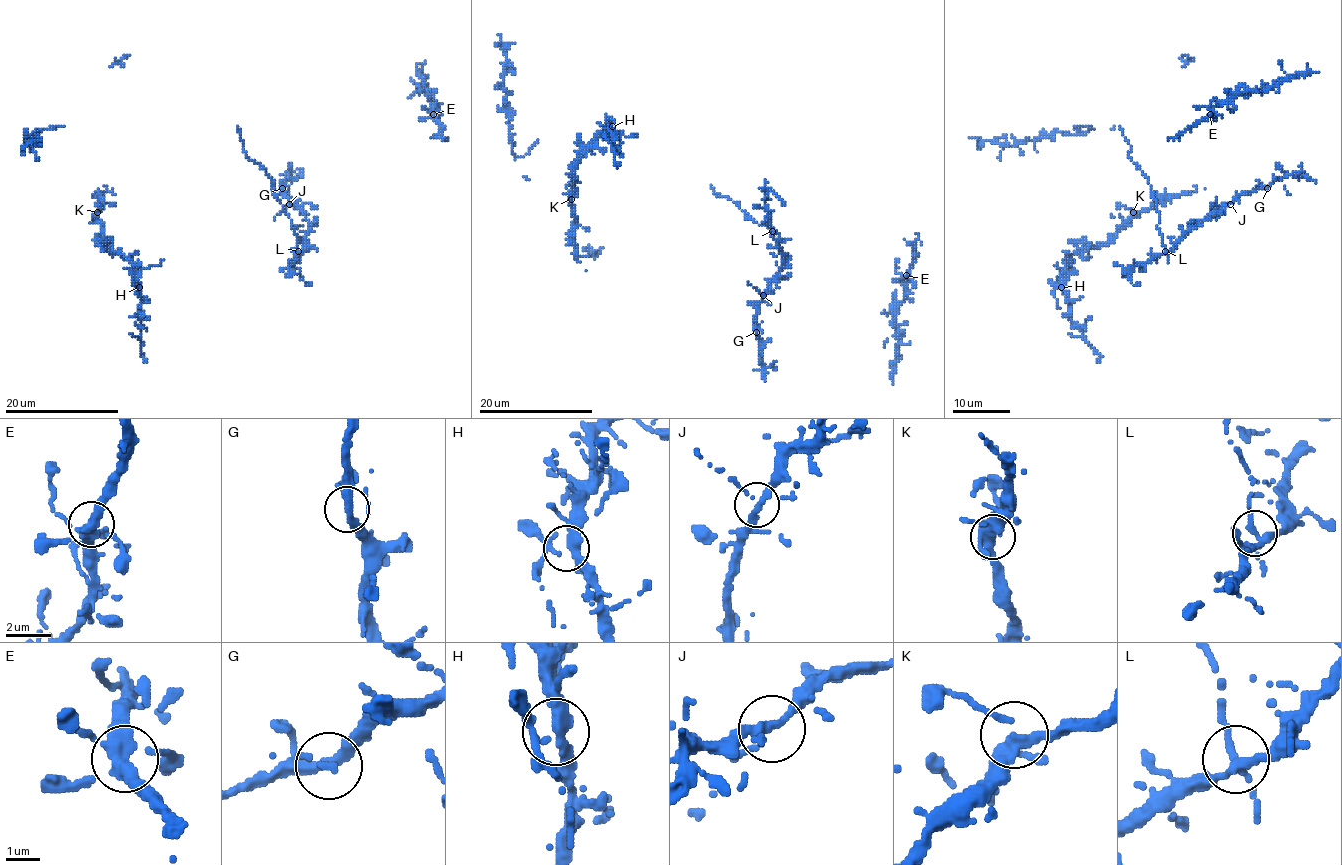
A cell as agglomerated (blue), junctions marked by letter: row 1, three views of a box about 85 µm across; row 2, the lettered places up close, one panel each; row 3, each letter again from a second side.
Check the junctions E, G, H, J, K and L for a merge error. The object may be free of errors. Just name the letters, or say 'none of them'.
L

